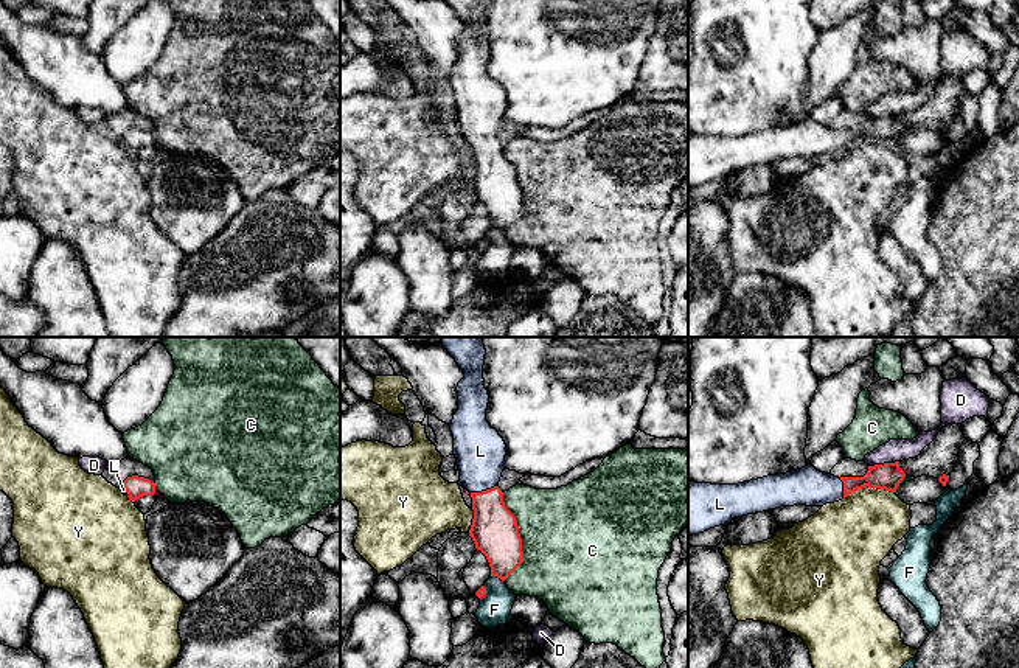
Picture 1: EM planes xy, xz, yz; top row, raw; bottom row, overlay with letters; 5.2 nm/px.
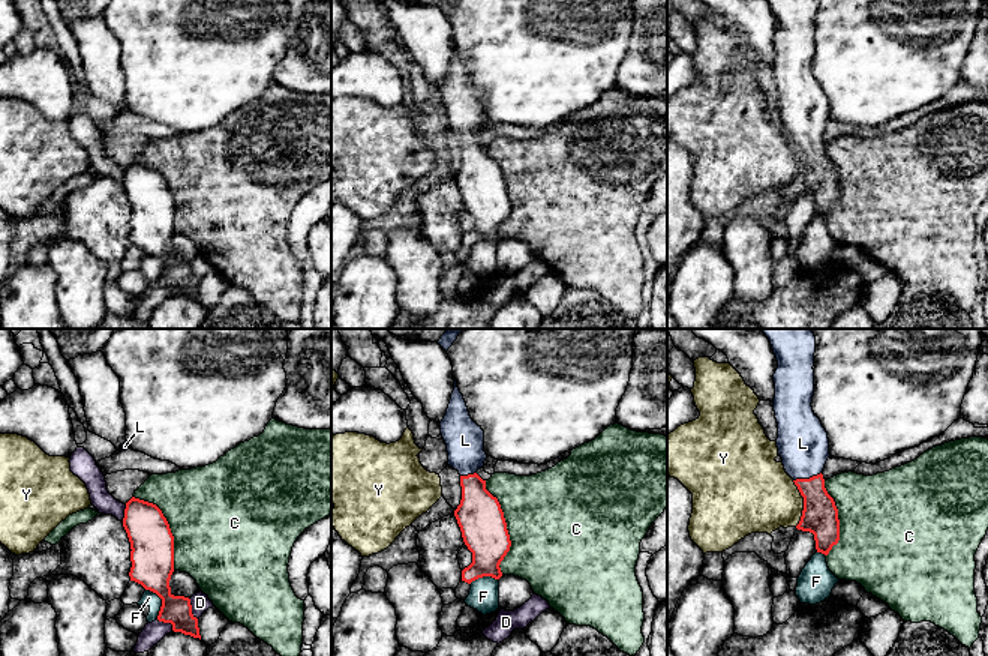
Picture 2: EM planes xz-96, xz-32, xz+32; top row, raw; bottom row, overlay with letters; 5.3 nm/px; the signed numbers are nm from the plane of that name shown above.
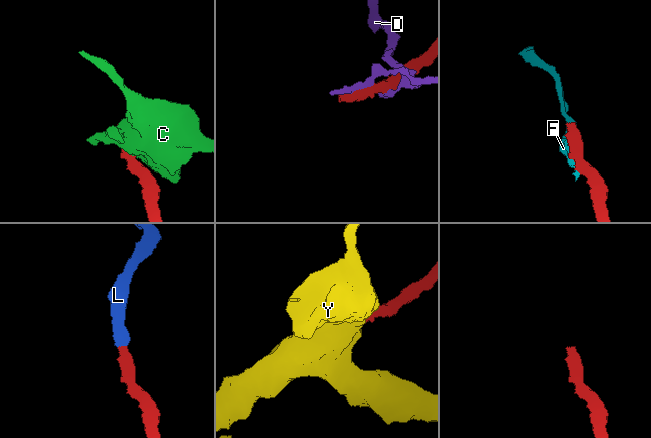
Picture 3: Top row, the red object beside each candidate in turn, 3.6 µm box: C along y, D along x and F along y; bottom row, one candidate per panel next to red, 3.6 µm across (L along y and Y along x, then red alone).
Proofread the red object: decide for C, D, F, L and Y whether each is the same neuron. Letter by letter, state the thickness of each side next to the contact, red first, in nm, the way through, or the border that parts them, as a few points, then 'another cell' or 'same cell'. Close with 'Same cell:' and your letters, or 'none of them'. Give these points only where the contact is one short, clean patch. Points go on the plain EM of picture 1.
C: 240 nm thick on the red side, 480 nm on the other; another cell
D: 140 nm thick on the red side, 110 nm on the other; another cell
F: 240 nm thick on the red side, 170 nm on the other; another cell
L: 240 nm thick on the red side, 260 nm on the other; runs through xz (494, 182), (488, 151), (483, 143), (480, 103); same cell
Y: 140 nm thick on the red side, 380 nm on the other; another cell
Same cell: L

